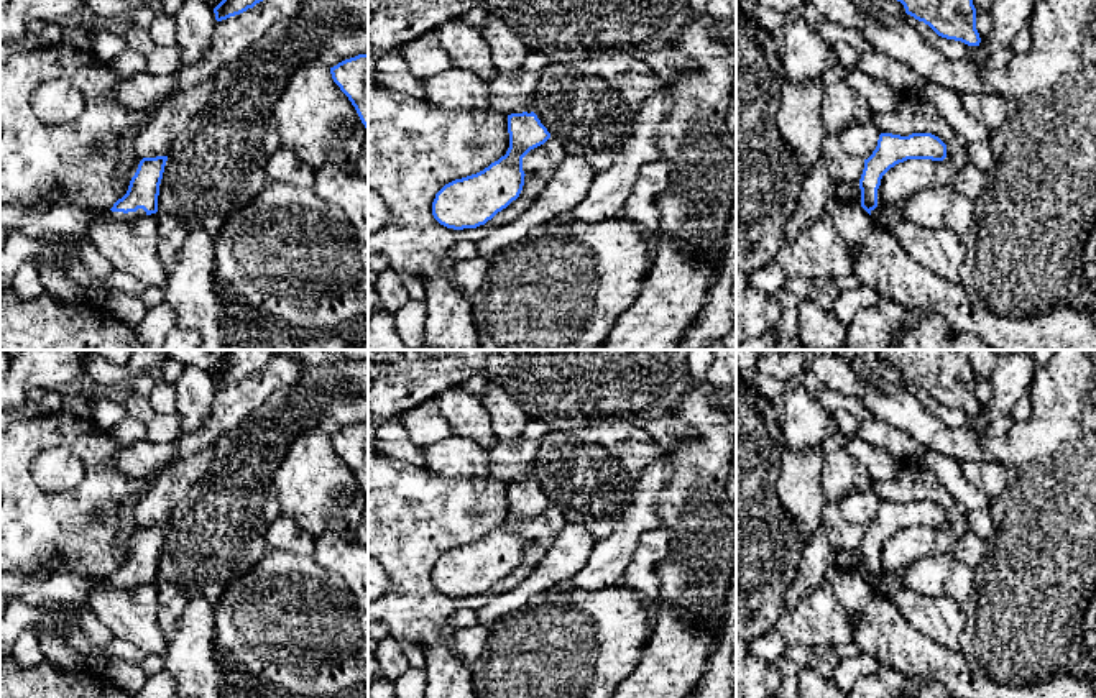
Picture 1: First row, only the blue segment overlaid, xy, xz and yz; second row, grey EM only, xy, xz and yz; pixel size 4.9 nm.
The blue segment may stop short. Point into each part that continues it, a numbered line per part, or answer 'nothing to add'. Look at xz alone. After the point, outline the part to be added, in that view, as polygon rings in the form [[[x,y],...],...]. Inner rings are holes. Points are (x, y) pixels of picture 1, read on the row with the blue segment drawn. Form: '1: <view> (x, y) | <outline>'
nothing to add

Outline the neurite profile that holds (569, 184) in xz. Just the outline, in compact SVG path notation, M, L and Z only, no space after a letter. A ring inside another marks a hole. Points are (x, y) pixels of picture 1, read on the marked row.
M569 154L527 210L477 243L478 256L495 255L524 238L534 227L567 215L585 199L596 172L583 158Z

